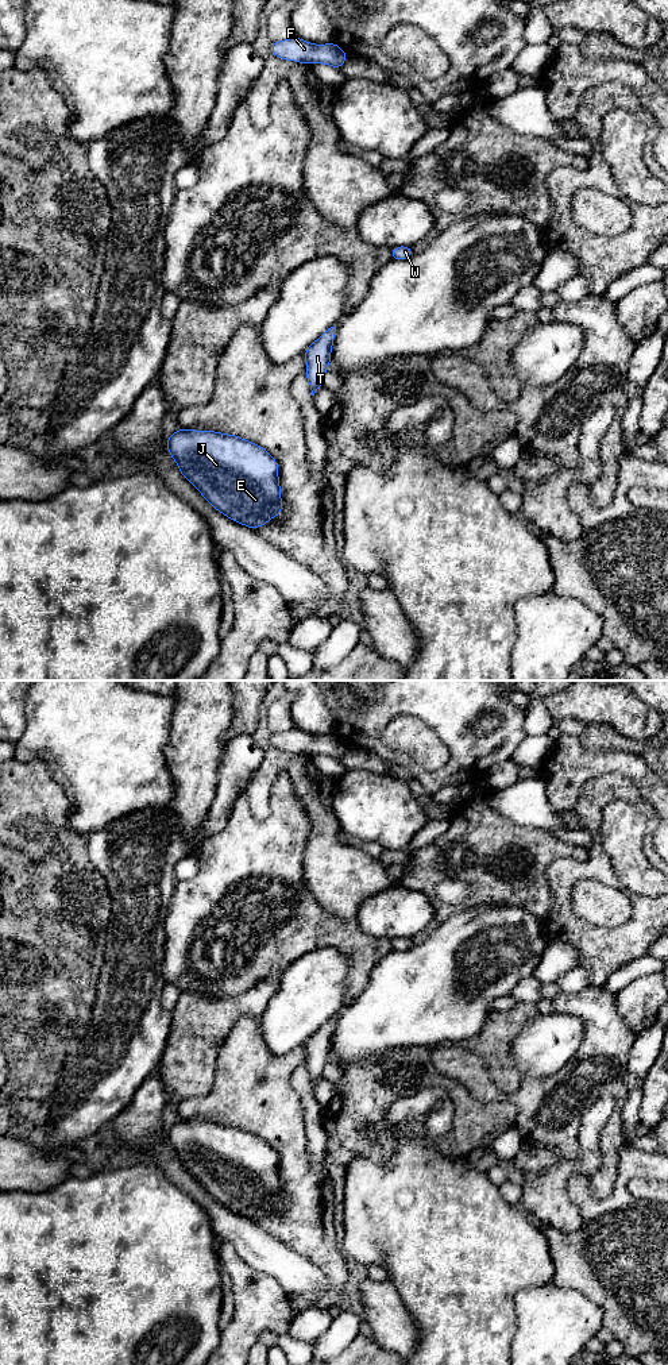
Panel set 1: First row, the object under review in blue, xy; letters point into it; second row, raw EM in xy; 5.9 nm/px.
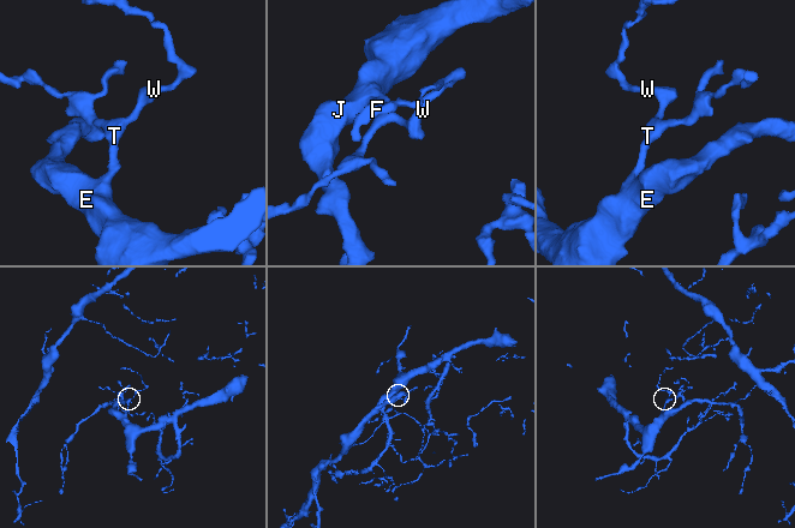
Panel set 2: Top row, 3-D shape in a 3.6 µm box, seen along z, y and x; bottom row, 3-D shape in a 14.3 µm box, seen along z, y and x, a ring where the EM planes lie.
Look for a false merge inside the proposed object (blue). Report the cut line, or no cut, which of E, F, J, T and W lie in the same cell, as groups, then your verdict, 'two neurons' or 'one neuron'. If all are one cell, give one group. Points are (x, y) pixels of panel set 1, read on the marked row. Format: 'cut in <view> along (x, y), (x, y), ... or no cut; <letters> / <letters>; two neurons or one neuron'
no cut; E F J T W; one neuron

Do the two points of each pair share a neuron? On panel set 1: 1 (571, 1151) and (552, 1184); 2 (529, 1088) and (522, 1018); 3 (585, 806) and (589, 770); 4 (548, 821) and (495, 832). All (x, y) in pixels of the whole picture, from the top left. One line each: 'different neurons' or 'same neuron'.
1: different neurons
2: different neurons
3: different neurons
4: different neurons

